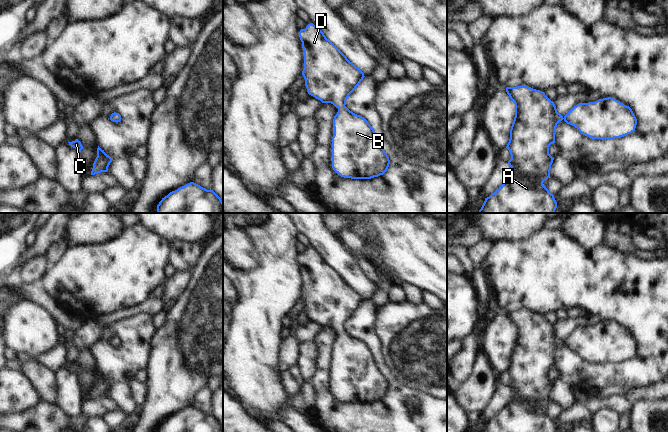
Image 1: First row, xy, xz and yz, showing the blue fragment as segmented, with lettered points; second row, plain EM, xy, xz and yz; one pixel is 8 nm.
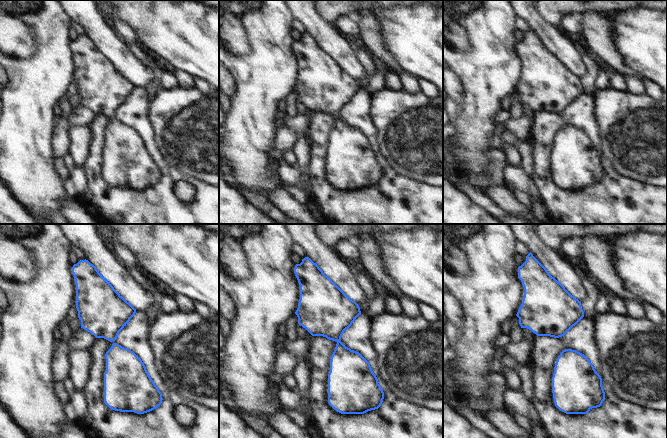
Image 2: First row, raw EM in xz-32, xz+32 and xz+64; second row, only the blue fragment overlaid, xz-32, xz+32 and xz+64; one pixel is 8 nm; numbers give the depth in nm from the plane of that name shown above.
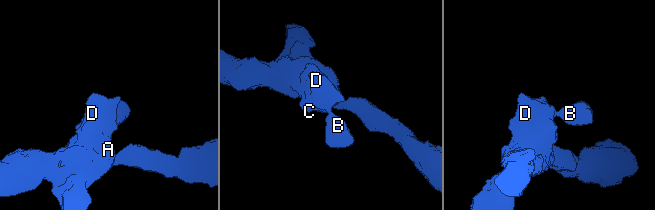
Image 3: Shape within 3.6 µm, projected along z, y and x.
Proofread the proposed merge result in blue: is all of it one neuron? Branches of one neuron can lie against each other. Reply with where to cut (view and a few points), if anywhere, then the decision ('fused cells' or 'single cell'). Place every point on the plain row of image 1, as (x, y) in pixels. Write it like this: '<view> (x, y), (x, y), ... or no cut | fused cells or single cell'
no cut | single cell

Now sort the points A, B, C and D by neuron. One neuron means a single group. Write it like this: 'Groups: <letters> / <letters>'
Groups: A B C D

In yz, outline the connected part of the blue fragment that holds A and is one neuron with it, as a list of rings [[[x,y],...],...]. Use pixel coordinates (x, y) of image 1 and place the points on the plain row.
[[[516,310],[507,311],[506,316],[515,328],[515,341],[510,353],[510,363],[506,370],[511,379],[508,388],[512,395],[500,412],[485,422],[481,432],[557,432],[554,419],[543,409],[543,406],[550,402],[554,382],[549,378],[549,371],[555,367],[556,351],[560,345],[564,344],[567,348],[577,352],[581,358],[592,363],[620,362],[634,356],[637,349],[637,343],[632,333],[611,321],[595,326],[579,327],[563,341],[557,336],[554,326],[540,314],[528,310]]]

